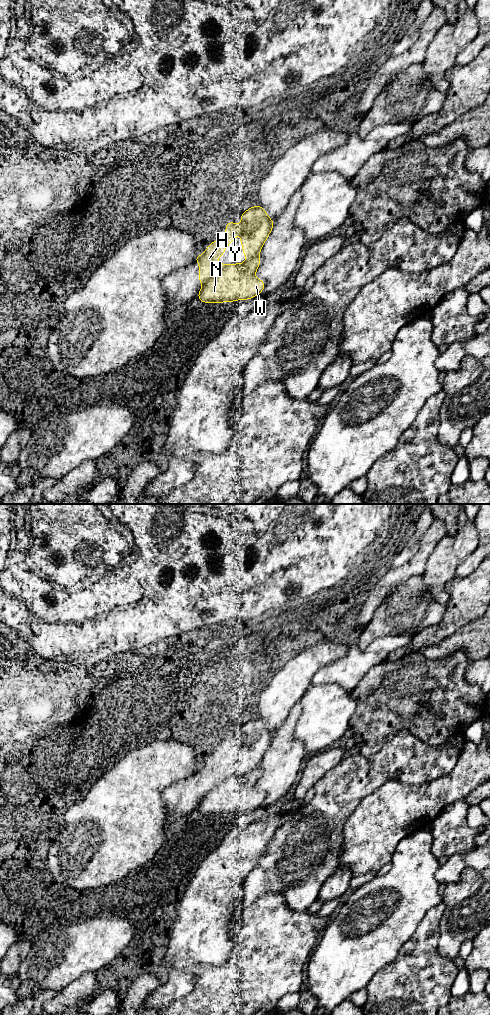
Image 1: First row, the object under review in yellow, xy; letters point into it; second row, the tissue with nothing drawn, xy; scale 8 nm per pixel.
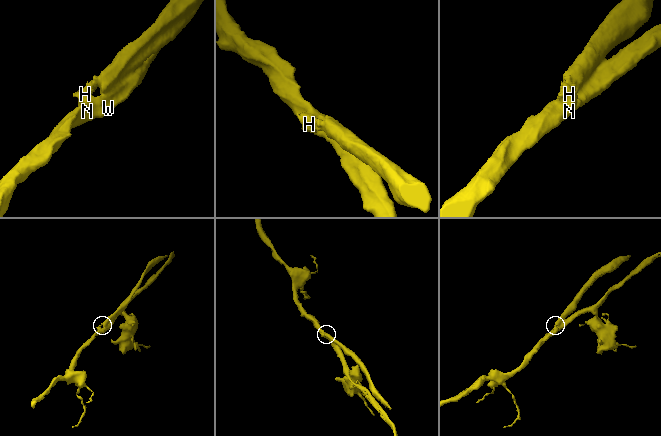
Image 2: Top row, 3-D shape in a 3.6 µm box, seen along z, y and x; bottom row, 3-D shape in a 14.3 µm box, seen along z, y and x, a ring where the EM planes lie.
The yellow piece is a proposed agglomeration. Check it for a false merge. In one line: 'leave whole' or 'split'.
split

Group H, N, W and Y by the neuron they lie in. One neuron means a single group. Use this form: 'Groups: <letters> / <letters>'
Groups: H Y / N W

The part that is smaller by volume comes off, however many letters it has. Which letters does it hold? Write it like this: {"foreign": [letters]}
{"foreign": ["H", "Y"]}

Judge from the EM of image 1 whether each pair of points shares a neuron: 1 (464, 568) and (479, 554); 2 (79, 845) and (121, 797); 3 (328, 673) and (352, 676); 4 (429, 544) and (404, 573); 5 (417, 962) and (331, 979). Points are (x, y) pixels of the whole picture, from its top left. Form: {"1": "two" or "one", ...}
{"1": "one", "2": "one", "3": "one", "4": "one", "5": "two"}

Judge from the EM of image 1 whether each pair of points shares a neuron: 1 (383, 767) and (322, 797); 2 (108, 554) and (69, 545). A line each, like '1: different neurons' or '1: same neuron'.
1: same neuron
2: same neuron

